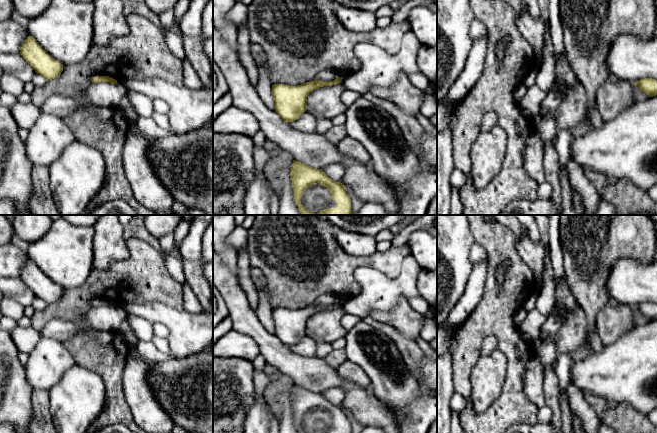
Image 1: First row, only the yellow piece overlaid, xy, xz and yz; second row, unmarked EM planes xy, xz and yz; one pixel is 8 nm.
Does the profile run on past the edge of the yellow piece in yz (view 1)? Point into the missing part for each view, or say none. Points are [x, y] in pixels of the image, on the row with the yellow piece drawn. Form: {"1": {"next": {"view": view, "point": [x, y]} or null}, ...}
{"1": {"next": null}}

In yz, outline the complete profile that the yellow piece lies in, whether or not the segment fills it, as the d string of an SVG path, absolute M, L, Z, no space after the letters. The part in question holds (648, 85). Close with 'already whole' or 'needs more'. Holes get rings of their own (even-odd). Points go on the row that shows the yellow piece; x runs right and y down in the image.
M644 78L636 83L635 86L638 86L641 91L646 93L649 97L657 95L657 80L652 78Z | already whole

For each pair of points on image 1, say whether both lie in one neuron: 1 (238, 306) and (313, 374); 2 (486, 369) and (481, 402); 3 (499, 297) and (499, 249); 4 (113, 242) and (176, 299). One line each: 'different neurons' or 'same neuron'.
1: same neuron
2: same neuron
3: same neuron
4: different neurons

